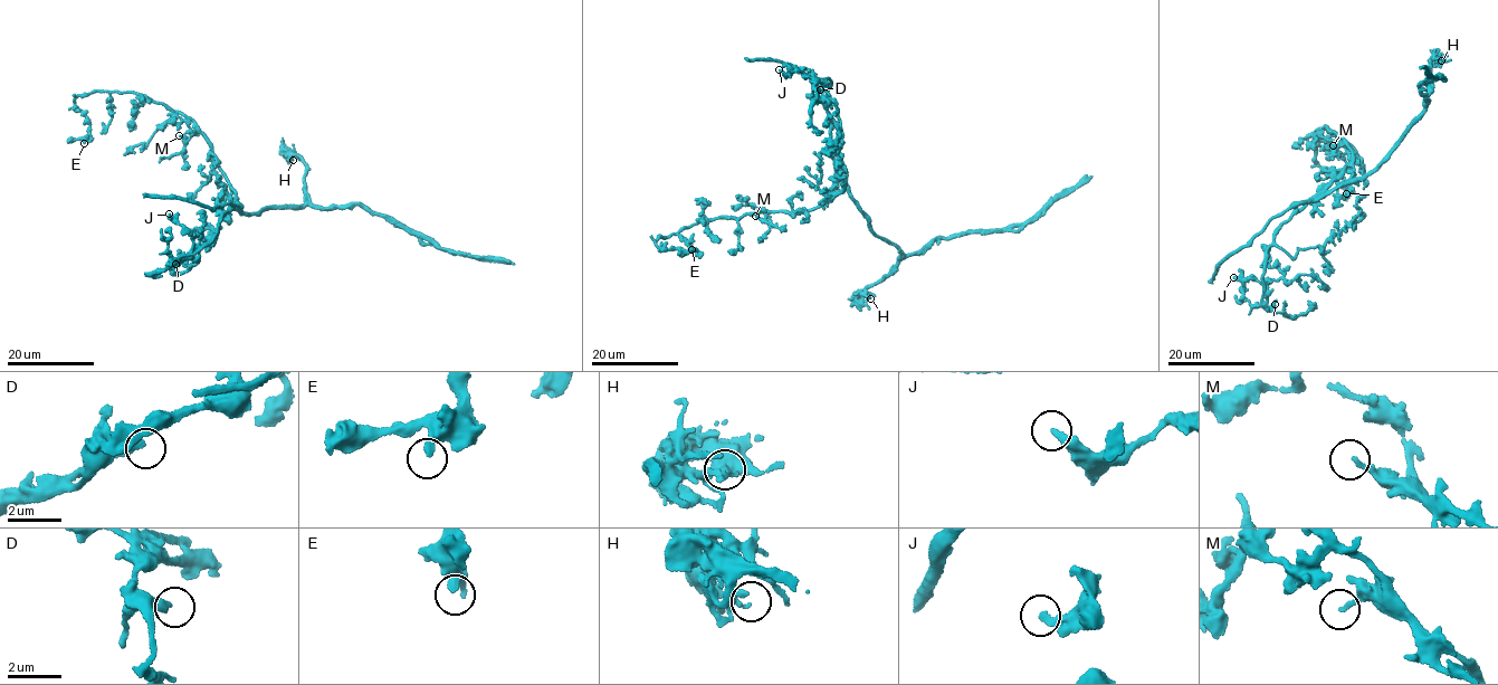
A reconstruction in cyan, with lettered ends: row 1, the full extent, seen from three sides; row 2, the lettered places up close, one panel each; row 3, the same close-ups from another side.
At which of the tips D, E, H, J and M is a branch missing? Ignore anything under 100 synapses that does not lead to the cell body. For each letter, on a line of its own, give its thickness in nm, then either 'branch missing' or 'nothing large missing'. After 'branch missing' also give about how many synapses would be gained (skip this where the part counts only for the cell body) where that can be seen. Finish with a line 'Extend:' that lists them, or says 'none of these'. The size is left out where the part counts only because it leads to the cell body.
D: 360 nm thick; nothing large missing
E: 320 nm thick; nothing large missing
H: 110 nm thick; nothing large missing
J: 400 nm thick; nothing large missing
M: 170 nm thick; nothing large missing
Extend: none of these

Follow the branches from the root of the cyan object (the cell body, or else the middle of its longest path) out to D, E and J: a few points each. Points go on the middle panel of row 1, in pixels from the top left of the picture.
D: (835, 148), (838, 132), (831, 127), (827, 110), (831, 83), (828, 78), (814, 85), (820, 89)
E: (835, 148), (833, 126), (833, 184), (814, 209), (705, 218), (656, 241), (664, 249), (692, 249)
J: (835, 148), (838, 132), (831, 127), (827, 102), (830, 81), (822, 83), (801, 68), (785, 74), (779, 69)

